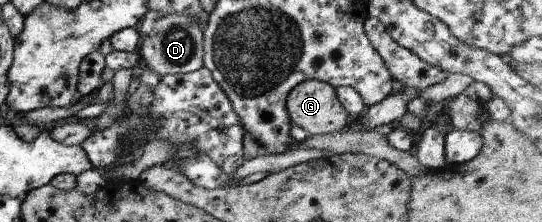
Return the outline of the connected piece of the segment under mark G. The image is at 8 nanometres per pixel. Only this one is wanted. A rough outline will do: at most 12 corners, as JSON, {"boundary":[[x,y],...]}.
{"boundary":[[301,82],[285,103],[292,124],[309,135],[348,124],[335,88]]}

